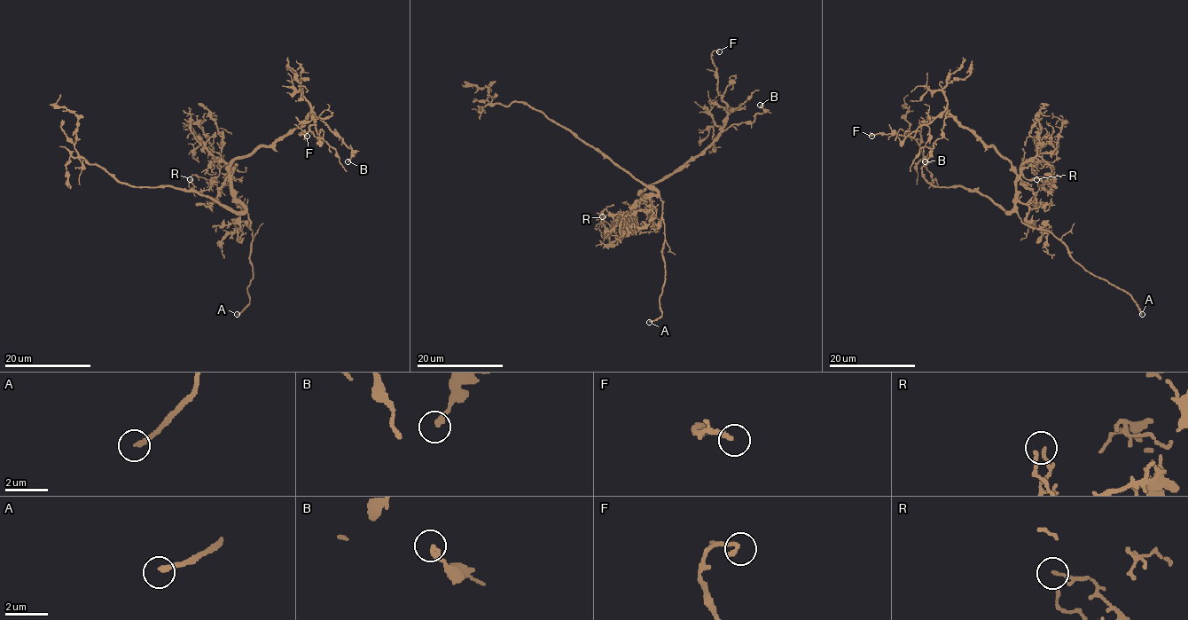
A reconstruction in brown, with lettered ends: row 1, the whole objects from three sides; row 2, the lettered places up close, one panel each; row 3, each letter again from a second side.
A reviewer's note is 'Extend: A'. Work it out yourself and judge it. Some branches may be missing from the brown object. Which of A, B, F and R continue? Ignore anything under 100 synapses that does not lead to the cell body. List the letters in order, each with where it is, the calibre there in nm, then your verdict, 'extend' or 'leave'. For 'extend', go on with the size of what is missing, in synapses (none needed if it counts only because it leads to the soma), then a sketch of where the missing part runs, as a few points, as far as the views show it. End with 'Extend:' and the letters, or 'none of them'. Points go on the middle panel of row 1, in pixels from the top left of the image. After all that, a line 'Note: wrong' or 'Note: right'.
A: (649, 322) | 240 nm | extend | (649, 322), (636, 331), (632, 338), (633, 344), (650, 348), (678, 341), (695, 347), (718, 368)
B: (760, 105) | 190 nm | leave
F: (719, 51) | 190 nm | leave
R: (602, 216) | 70 nm | leave
Extend: A
Note: right

